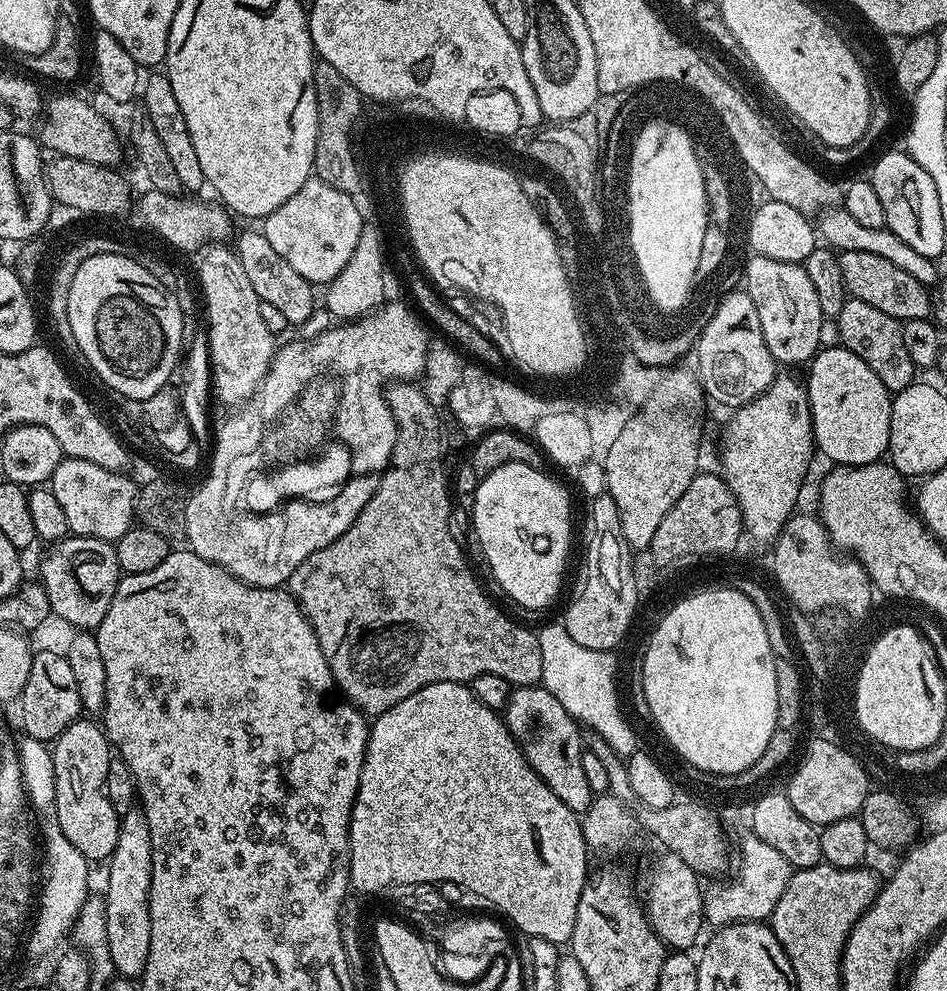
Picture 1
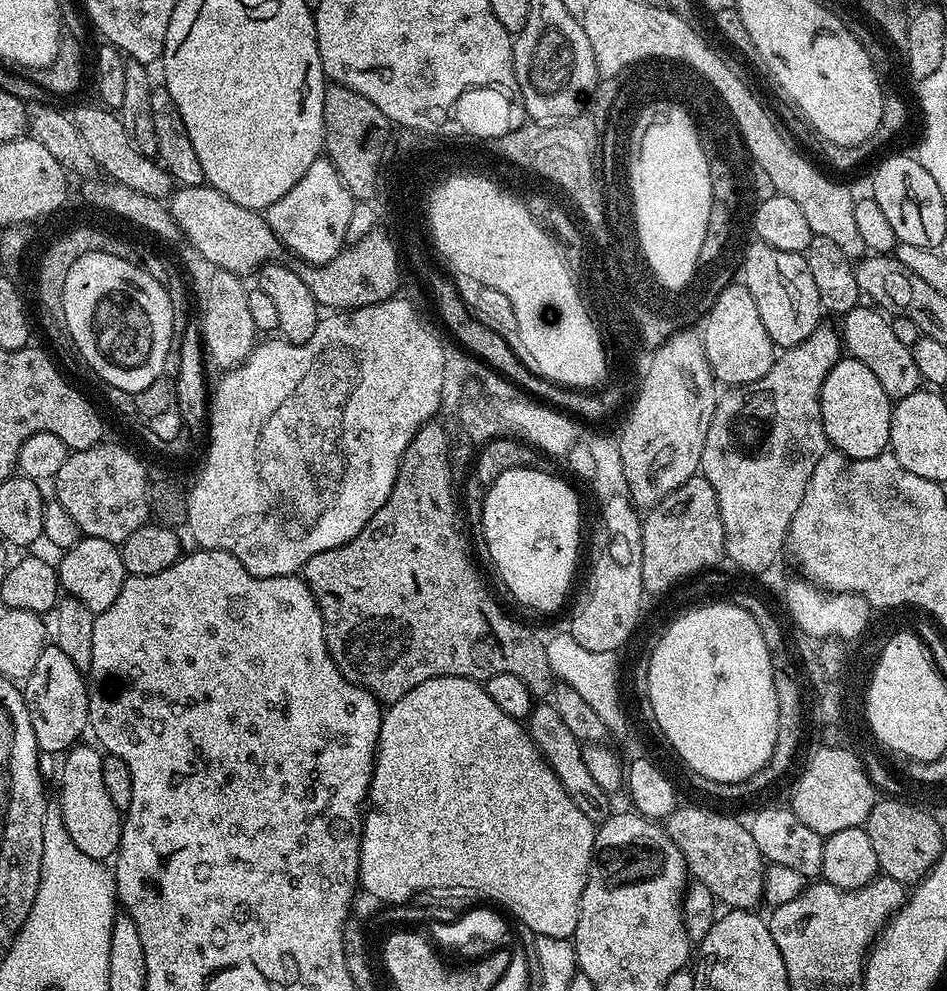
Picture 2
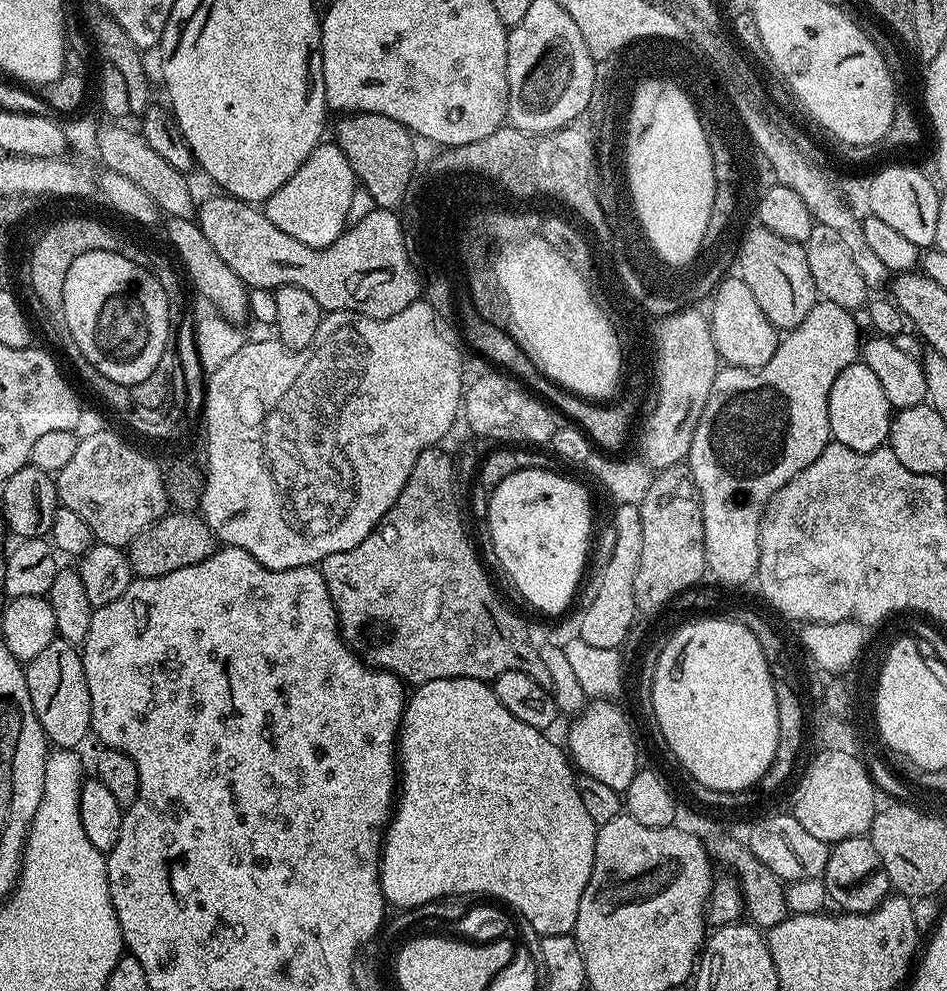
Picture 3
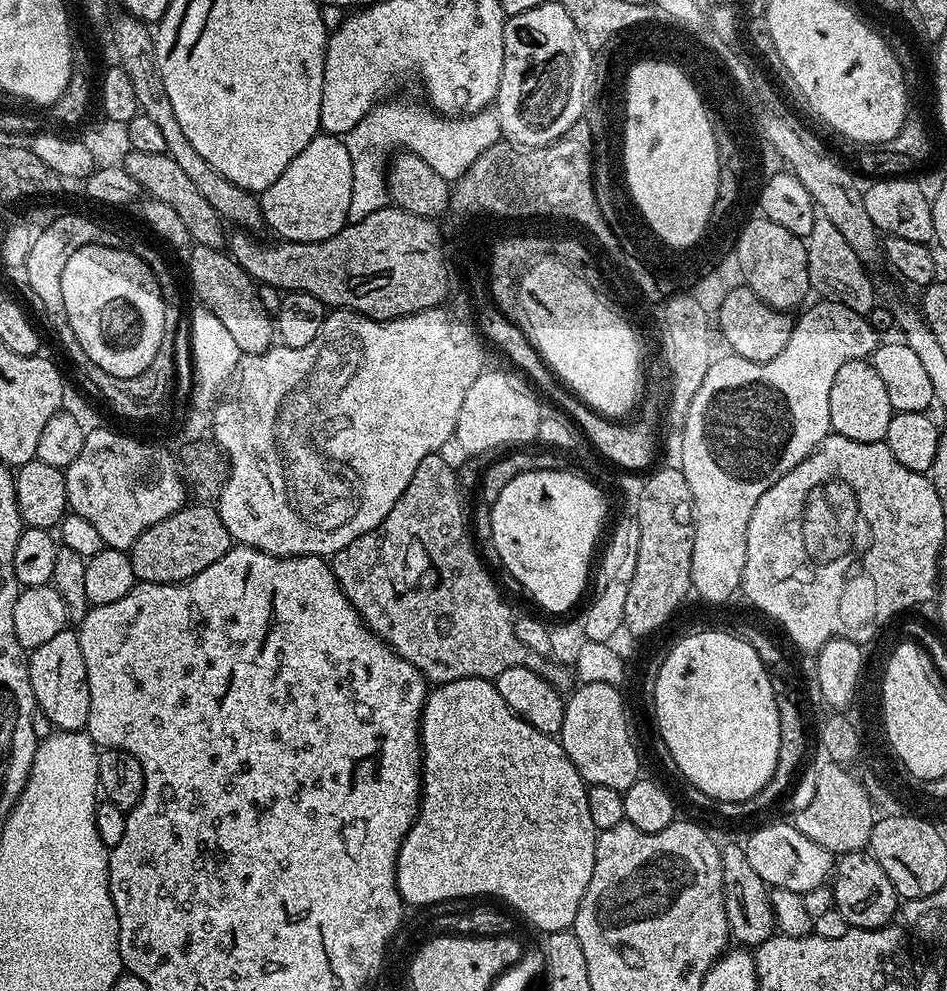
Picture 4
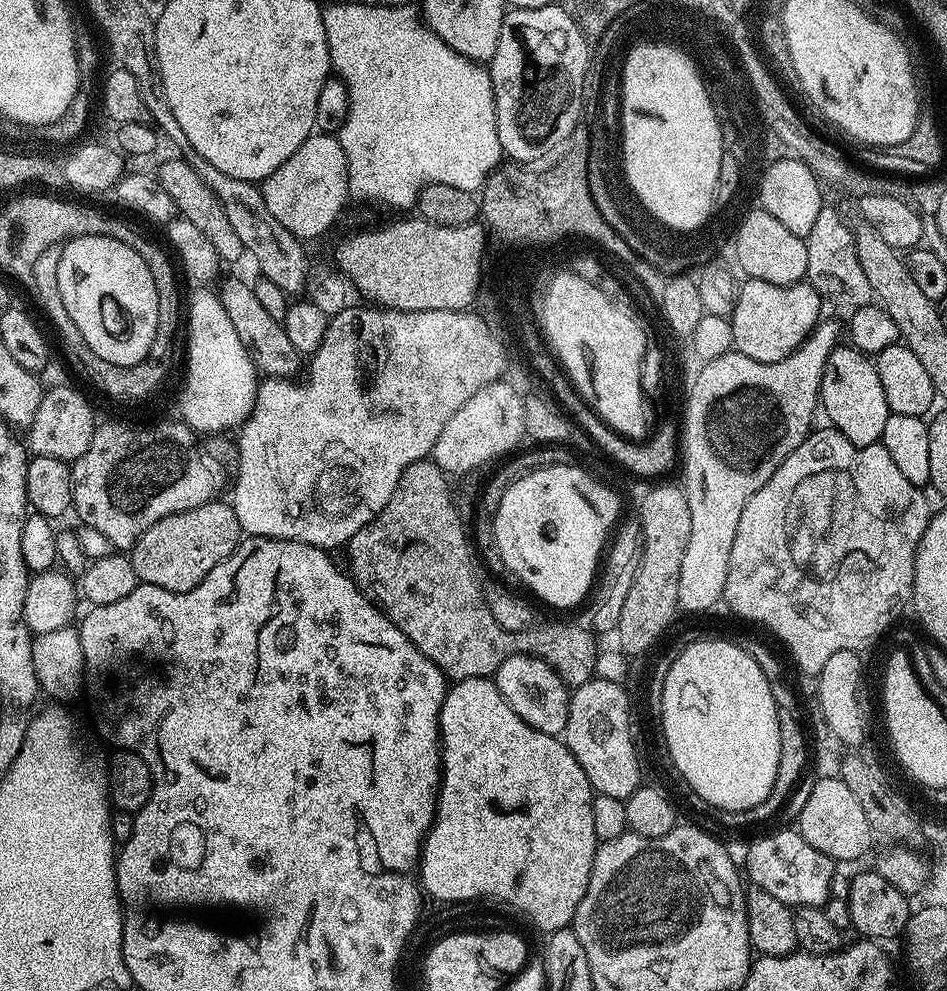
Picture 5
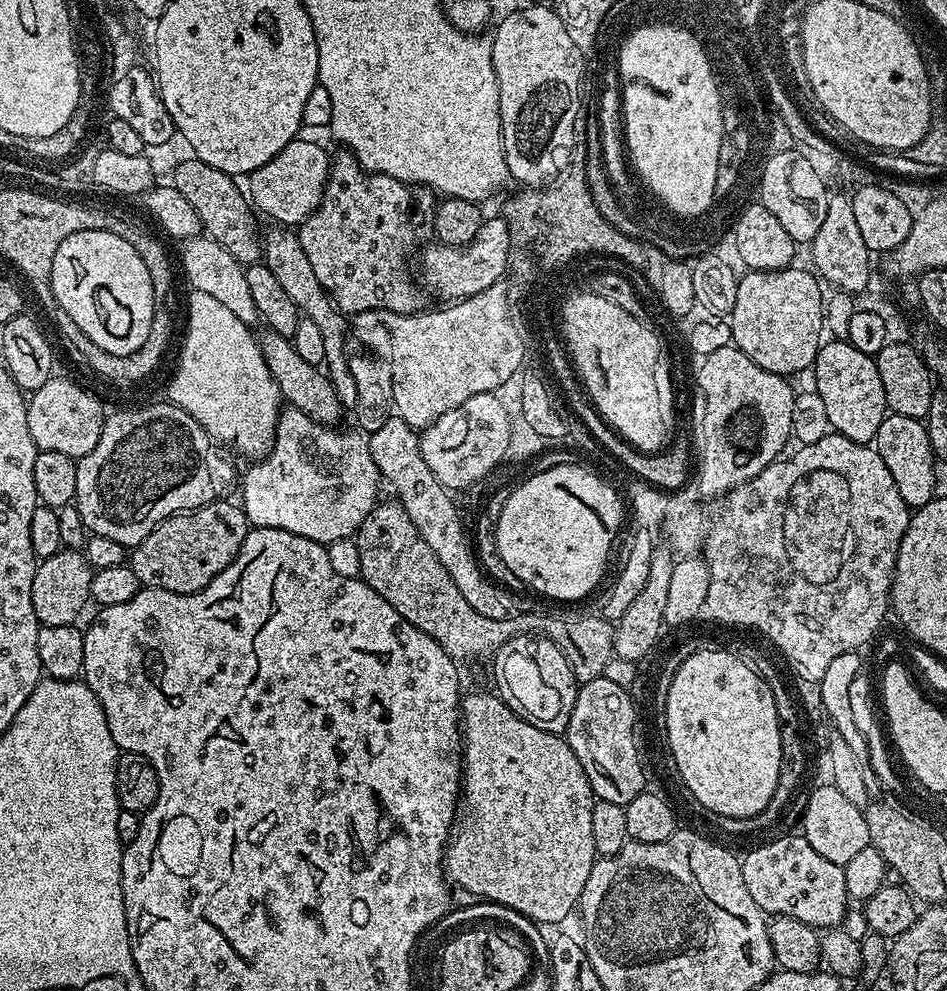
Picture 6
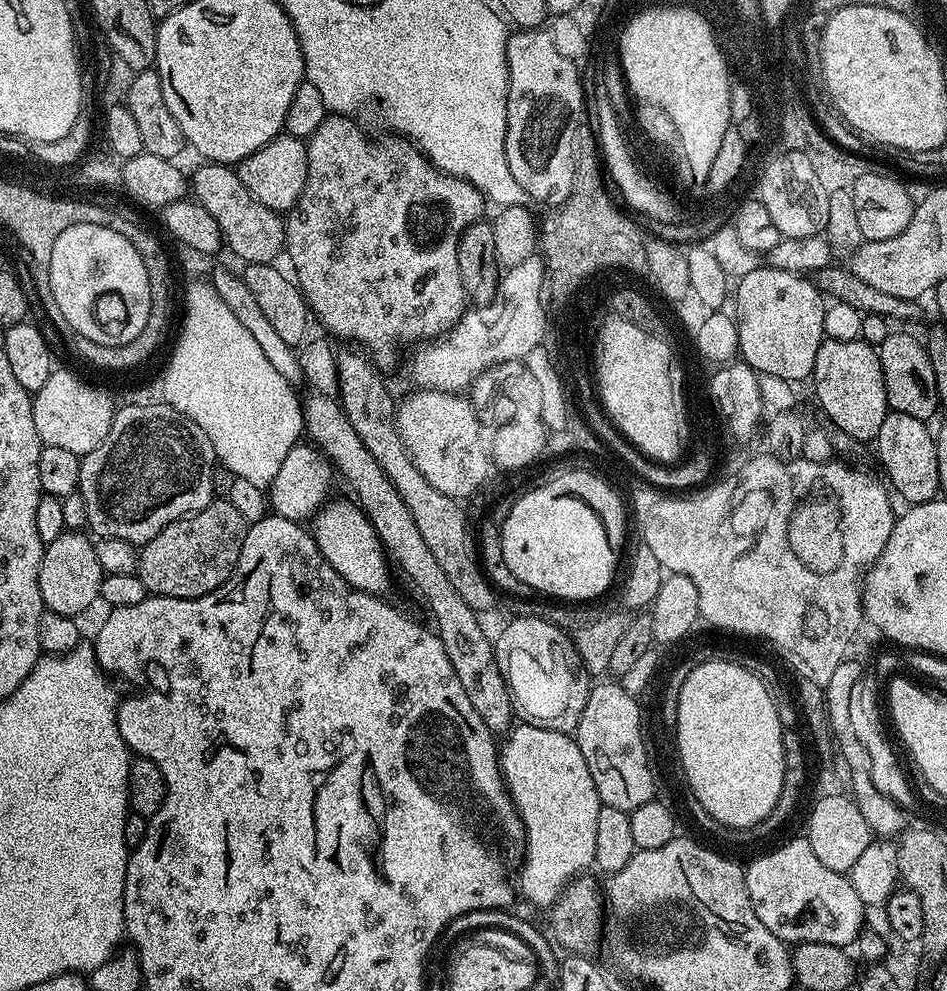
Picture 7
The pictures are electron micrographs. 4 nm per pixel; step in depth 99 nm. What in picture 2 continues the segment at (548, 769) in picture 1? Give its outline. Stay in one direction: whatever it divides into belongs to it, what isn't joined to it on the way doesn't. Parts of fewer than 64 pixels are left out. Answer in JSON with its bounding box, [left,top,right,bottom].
[526,702,613,826]

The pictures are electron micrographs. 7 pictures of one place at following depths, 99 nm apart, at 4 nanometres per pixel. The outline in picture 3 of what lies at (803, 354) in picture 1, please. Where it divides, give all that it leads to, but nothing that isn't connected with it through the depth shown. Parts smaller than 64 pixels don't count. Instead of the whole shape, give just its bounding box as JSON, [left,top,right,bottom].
[738,226,818,330]

